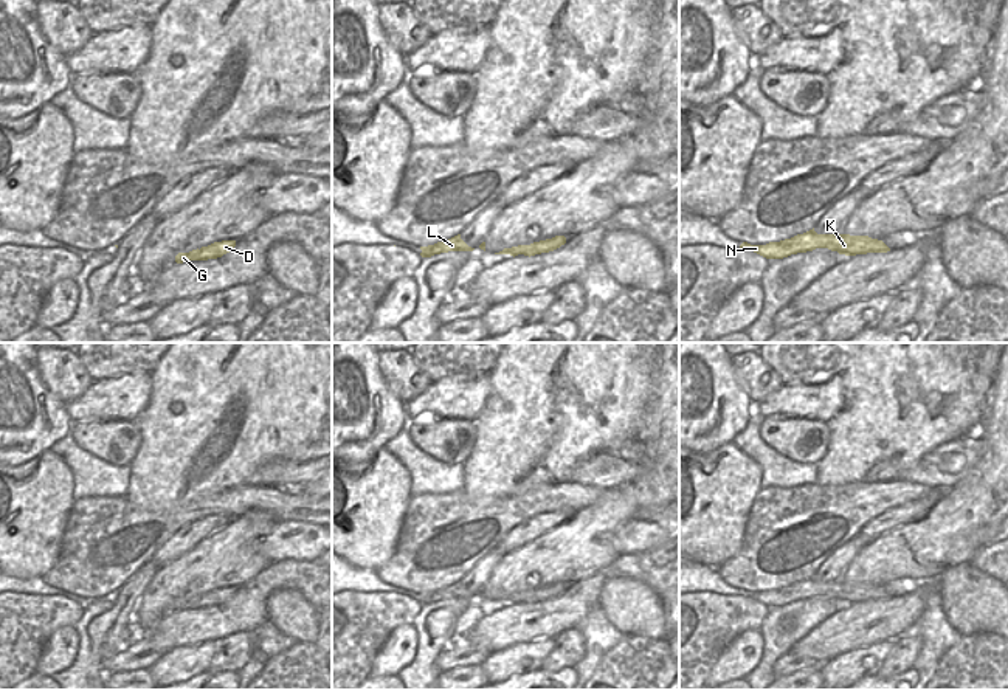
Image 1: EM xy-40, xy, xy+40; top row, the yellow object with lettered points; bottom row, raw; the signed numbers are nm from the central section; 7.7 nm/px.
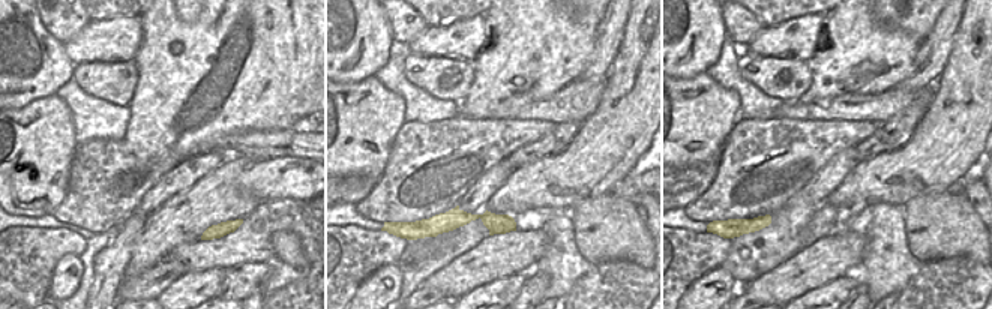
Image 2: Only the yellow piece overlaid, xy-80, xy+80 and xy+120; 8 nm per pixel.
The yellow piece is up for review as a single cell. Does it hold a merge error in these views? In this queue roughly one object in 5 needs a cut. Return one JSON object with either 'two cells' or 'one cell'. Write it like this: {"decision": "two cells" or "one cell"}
{"decision": "one cell"}

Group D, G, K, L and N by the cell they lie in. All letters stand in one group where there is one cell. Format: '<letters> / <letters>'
D G K L N

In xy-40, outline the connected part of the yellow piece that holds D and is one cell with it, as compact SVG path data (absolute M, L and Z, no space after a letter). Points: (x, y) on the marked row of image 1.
M222 240L214 242L208 247L202 247L200 250L192 250L189 253L178 253L175 256L177 264L183 264L186 260L208 260L208 259L217 259L223 254L230 253L236 247L236 240Z

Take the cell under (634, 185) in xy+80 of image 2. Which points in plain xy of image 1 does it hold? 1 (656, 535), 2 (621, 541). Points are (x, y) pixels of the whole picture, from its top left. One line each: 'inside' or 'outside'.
1: outside
2: outside

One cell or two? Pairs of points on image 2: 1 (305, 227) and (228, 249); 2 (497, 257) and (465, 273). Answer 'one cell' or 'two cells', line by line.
1: one cell
2: one cell

